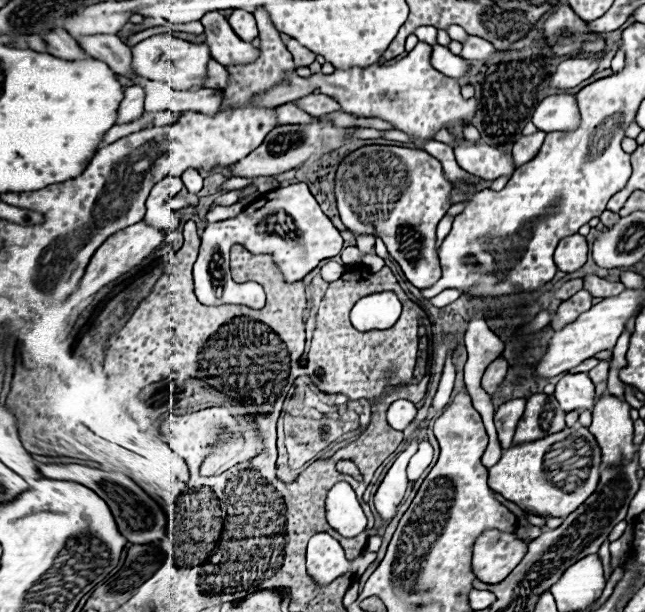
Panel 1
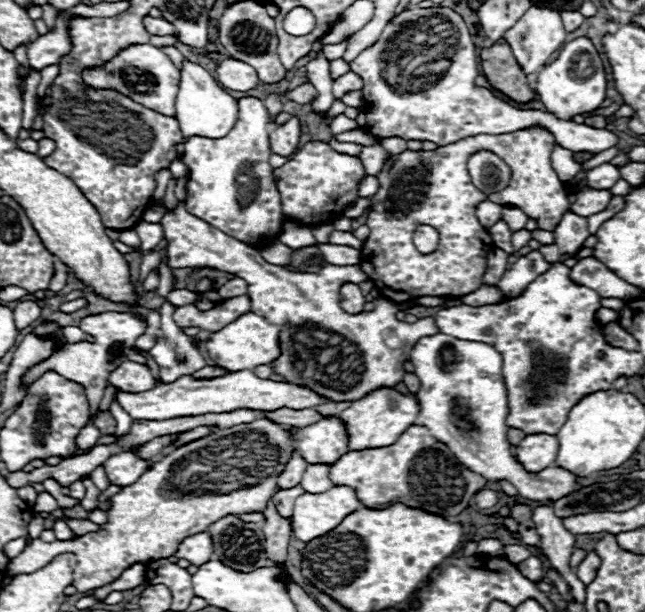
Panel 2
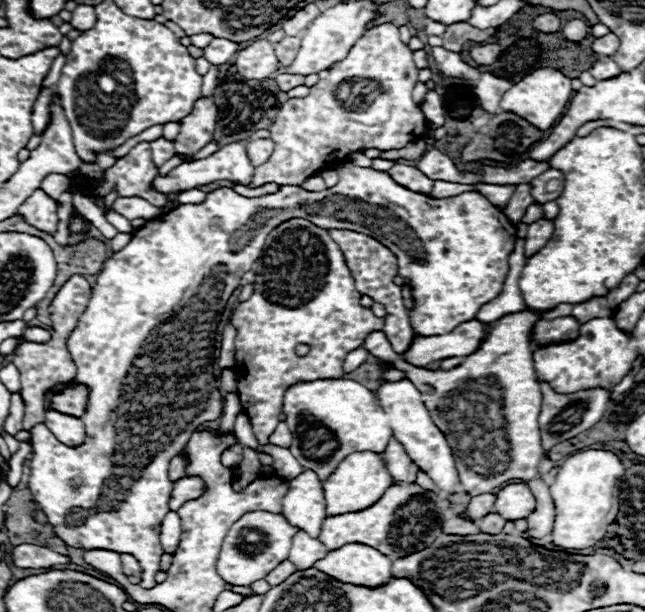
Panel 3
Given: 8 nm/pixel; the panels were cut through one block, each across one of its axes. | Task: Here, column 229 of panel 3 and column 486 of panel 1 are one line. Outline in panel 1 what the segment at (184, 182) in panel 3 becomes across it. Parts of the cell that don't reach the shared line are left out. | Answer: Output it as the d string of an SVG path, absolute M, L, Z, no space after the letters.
M464 142L454 150L456 150L456 160L460 168L482 180L496 180L498 176L512 176L514 172L512 156L498 152L488 144Z

